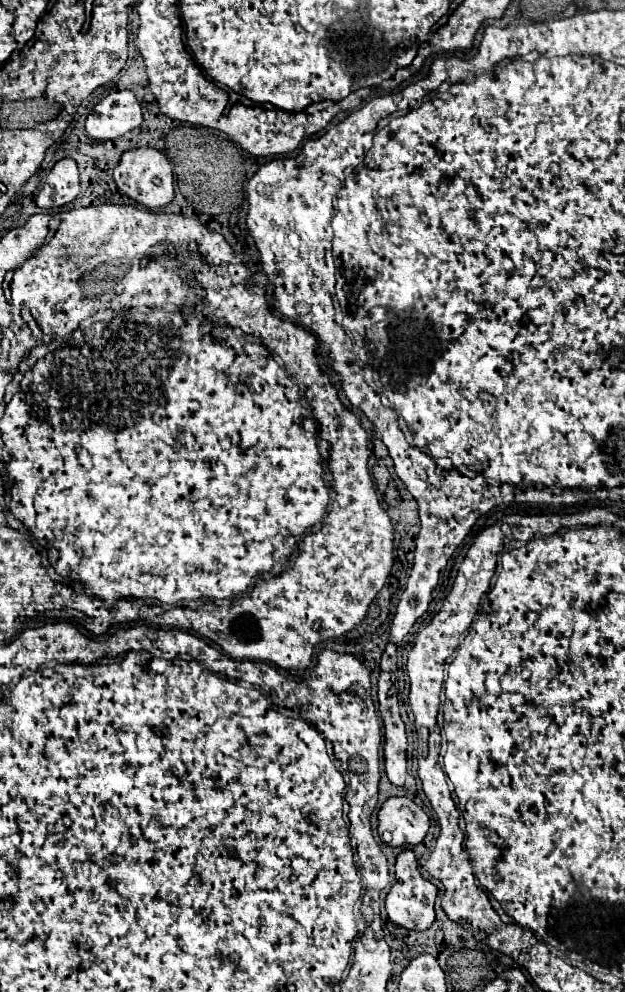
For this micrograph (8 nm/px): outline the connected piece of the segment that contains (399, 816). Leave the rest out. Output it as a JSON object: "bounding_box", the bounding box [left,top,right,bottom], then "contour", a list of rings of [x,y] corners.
{"bounding_box":[378,796,428,848],"contour":[[[408,796],[388,798],[378,812],[378,836],[392,848],[420,844],[428,828],[426,812]]]}

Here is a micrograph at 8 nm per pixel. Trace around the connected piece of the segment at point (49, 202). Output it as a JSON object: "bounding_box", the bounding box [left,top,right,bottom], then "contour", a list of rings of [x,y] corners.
{"bounding_box":[36,158,78,208],"contour":[[[64,158],[50,170],[44,188],[36,196],[36,204],[40,208],[60,208],[64,204],[70,204],[78,196],[78,192],[78,166],[72,158]]]}

